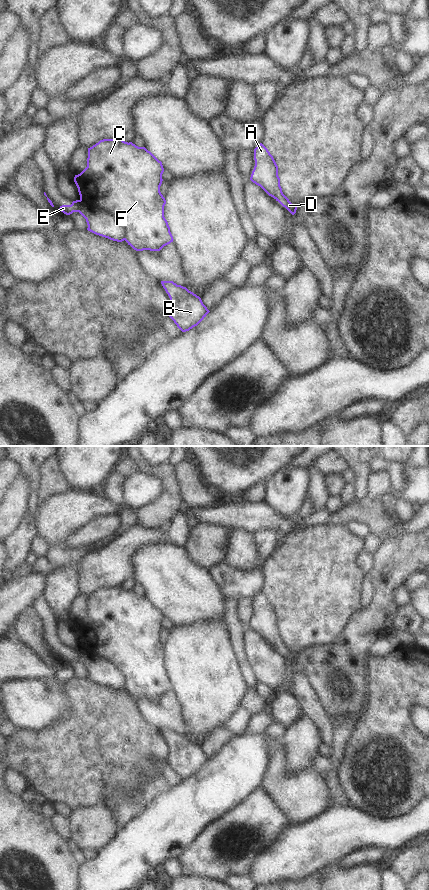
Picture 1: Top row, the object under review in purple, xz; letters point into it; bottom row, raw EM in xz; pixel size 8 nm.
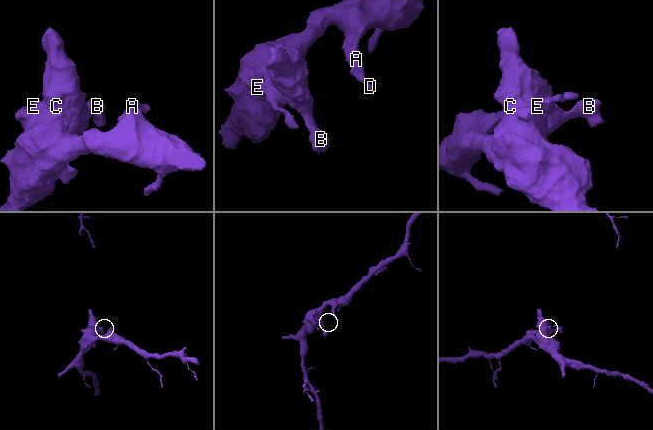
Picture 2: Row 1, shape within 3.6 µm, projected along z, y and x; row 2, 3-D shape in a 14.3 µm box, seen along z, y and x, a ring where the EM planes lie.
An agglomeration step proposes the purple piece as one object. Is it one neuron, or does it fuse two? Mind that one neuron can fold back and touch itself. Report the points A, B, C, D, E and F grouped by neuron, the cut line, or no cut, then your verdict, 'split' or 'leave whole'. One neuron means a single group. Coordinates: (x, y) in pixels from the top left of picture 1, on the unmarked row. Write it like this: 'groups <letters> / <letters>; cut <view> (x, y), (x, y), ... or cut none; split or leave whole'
groups A B C D F / E; cut xz (79, 648), (88, 655), (112, 661), (125, 676), (125, 687); split

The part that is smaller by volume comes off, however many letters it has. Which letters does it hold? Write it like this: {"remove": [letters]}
{"remove": ["E"]}

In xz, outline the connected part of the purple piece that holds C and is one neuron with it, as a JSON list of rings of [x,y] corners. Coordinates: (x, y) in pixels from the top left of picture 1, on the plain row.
[[[122,586],[103,587],[88,596],[87,615],[78,623],[74,630],[78,636],[80,649],[88,656],[105,658],[116,664],[126,676],[125,689],[136,699],[160,699],[173,690],[170,675],[164,665],[166,648],[160,640],[164,616],[145,595],[138,595]]]

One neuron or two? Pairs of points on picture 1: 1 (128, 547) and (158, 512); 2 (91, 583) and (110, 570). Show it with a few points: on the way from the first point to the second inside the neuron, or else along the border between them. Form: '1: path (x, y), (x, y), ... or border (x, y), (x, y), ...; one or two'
1: border (168, 522), (159, 527), (143, 527), (140, 525); two
2: path (96, 579), (99, 579), (105, 573); one

